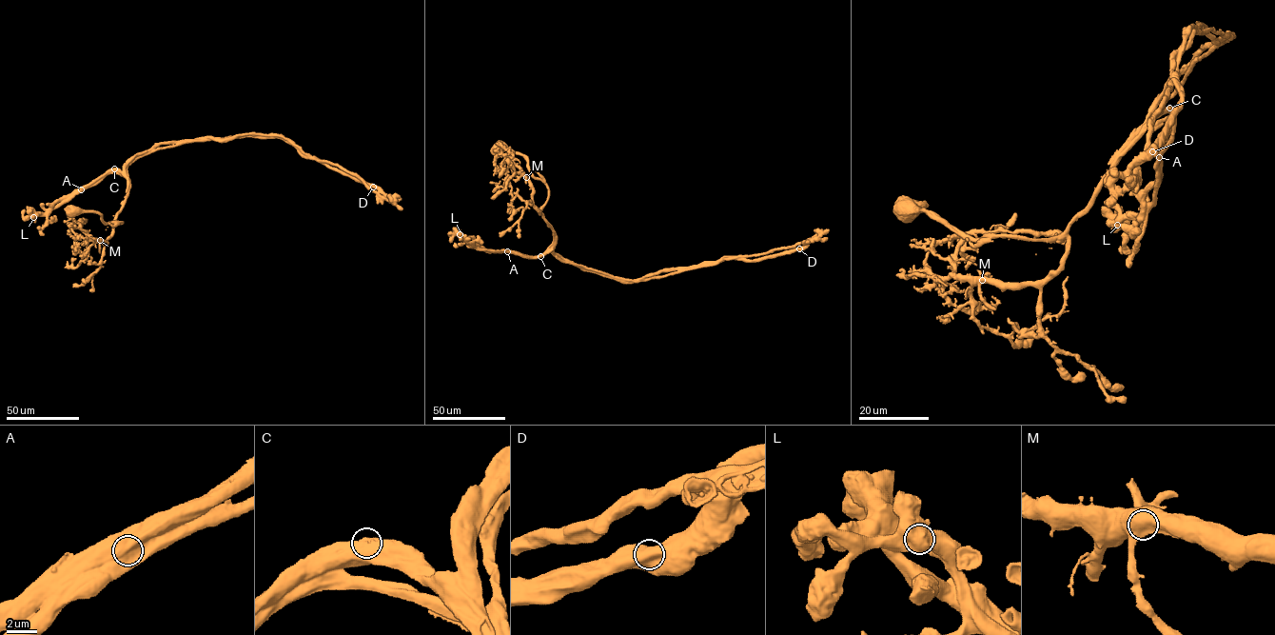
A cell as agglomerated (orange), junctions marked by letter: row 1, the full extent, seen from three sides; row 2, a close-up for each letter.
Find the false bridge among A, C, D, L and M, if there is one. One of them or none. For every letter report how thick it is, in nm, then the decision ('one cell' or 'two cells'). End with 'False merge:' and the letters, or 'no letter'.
A: calibre 1400 nm; two cells
C: calibre 1250 nm; one cell
D: calibre 1100 nm; one cell
L: calibre 1250 nm; one cell
M: calibre 1100 nm; one cell
False merge: A

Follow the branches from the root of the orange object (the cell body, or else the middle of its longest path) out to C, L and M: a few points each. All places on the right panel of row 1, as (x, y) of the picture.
C: (910, 210), (932, 212), (974, 239), (1053, 239), (1086, 208), (1114, 158), (1169, 108)
L: (910, 210), (932, 212), (974, 239), (1053, 239), (1086, 208), (1114, 158), (1169, 112), (1155, 198), (1117, 225)
M: (910, 210), (932, 212), (974, 239), (1068, 239), (1064, 263), (1042, 280), (982, 280)

